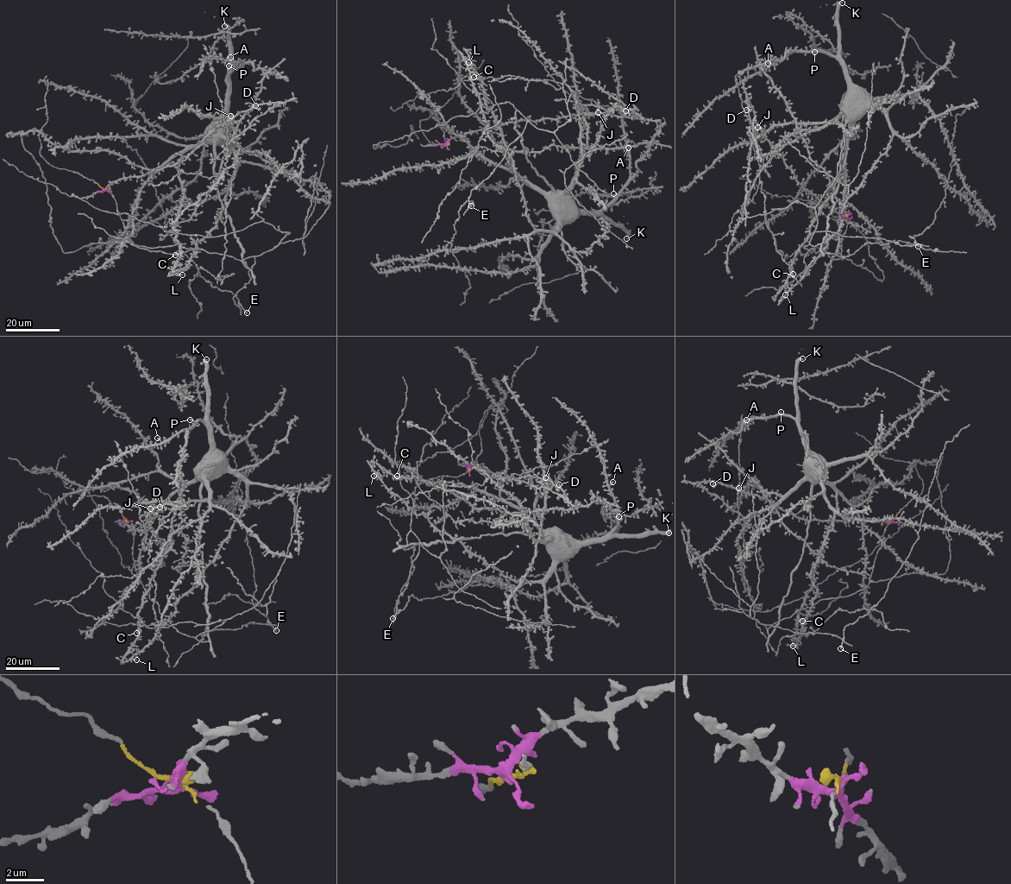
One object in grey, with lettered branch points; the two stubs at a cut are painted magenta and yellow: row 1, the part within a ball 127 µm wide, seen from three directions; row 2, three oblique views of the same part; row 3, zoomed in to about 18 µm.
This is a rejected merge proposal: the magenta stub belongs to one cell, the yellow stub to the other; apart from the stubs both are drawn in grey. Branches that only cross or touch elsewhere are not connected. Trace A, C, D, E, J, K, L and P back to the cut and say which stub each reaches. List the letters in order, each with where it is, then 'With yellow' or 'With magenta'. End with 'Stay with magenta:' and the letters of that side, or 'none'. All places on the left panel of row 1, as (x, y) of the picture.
A: Place: (230, 57). With yellow
C: Place: (175, 255). With yellow
D: Place: (255, 105). With magenta
E: Place: (247, 312). With yellow
J: Place: (230, 116). With magenta
K: Place: (224, 26). With yellow
L: Place: (182, 274). With yellow
P: Place: (229, 66). With yellow
Stay with magenta: D, J

